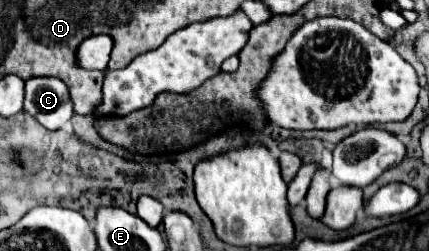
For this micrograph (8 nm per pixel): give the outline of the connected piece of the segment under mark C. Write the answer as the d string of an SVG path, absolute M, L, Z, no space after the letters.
M33 77L25 83L23 109L49 131L61 129L73 117L67 85L51 77Z

